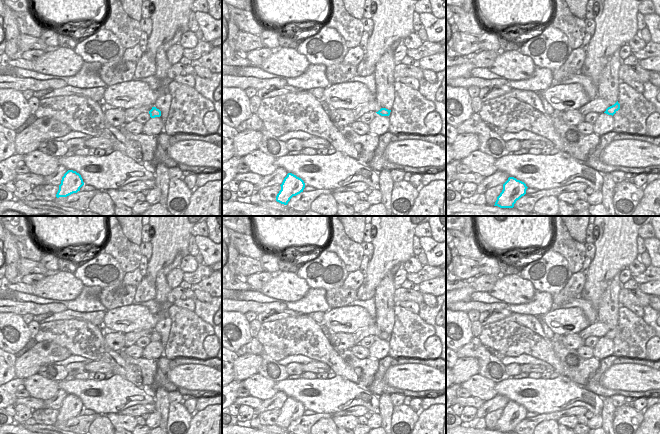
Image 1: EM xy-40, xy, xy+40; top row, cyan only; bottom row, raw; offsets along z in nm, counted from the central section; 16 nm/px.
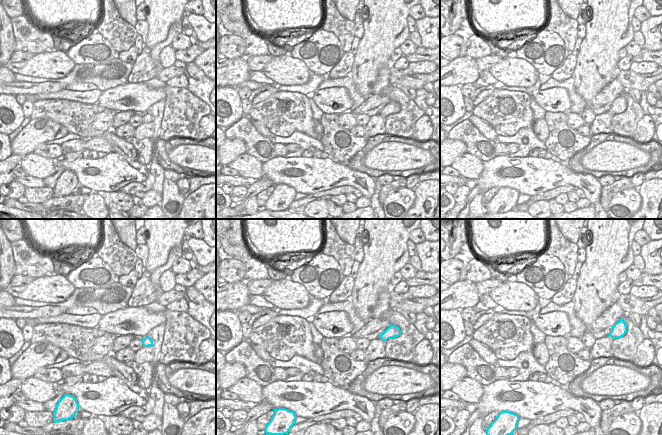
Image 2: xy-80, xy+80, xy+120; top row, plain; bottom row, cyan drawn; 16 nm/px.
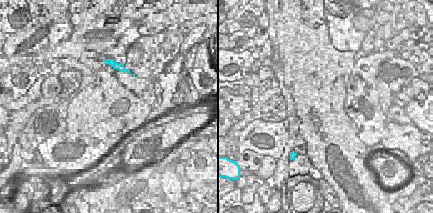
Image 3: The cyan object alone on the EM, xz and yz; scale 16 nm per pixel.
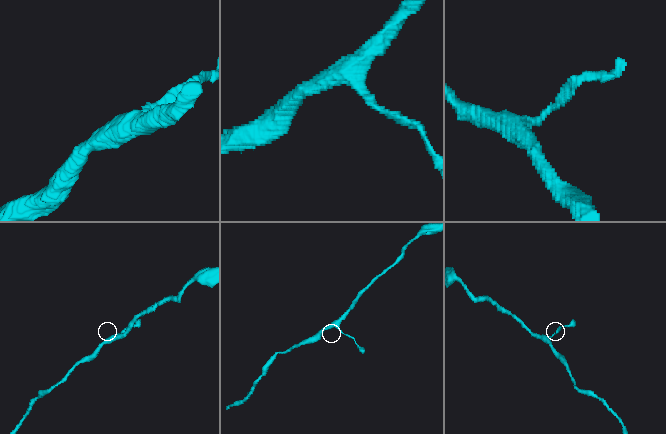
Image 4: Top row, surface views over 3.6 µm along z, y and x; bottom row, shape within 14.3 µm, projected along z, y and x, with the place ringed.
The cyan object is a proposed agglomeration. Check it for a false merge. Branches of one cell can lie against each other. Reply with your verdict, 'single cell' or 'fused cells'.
single cell

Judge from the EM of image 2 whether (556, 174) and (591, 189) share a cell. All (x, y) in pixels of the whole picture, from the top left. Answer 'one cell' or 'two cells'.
one cell

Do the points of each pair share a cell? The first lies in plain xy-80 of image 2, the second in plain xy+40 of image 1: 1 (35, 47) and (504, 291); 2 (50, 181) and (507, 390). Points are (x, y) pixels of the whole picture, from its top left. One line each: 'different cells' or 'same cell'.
1: different cells
2: different cells

